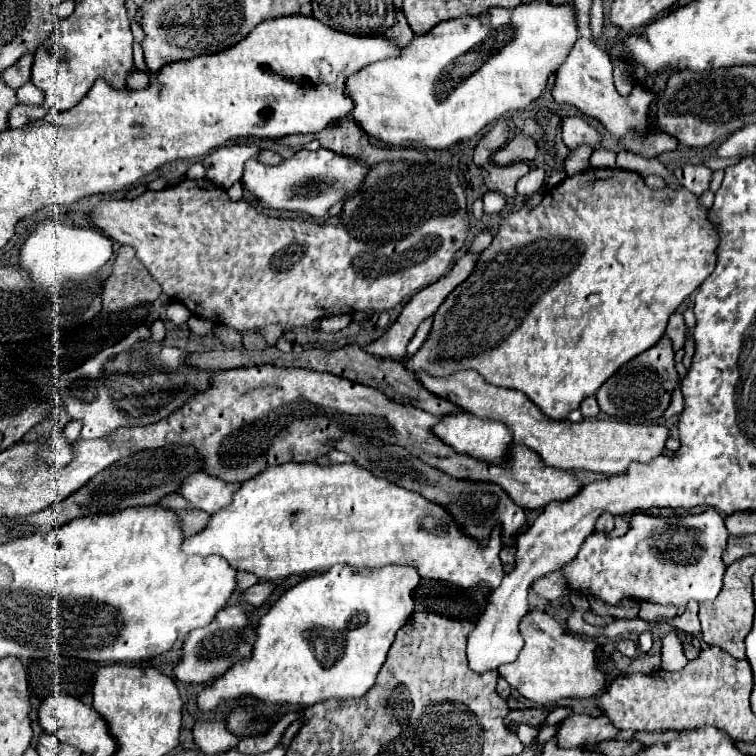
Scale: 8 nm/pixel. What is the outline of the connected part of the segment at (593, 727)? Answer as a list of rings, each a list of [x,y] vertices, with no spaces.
[[[569,714],[559,722],[555,732],[557,744],[561,748],[577,748],[583,744],[599,744],[611,740],[619,730],[605,716],[587,716],[587,714]]]

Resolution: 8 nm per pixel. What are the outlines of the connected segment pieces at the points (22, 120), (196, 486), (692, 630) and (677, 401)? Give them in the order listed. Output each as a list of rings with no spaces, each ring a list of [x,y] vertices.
[[[15,104],[9,112],[9,126],[11,128],[21,128],[37,118],[43,118],[47,112],[43,106],[31,106],[31,104]]]
[[[195,472],[181,484],[177,494],[187,498],[195,508],[213,514],[231,504],[237,488],[241,488],[241,484],[225,484],[223,480],[217,480],[217,476]]]
[[[691,600],[681,616],[671,618],[662,617],[657,619],[656,622],[667,623],[669,626],[675,626],[677,630],[683,630],[683,632],[689,632],[689,634],[699,634],[701,626],[699,626],[697,610],[699,610],[699,604],[695,600]]]
[[[675,386],[675,390],[673,390],[673,400],[671,400],[671,404],[669,404],[669,408],[665,410],[665,418],[671,418],[671,416],[677,416],[677,414],[681,414],[683,412],[683,394],[681,394],[681,390],[679,390],[679,386]]]

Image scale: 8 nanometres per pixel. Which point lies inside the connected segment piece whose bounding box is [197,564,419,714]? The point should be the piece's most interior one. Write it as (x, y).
(325, 639)

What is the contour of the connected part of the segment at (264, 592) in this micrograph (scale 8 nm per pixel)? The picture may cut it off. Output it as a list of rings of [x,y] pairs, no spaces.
[[[259,582],[255,588],[249,588],[245,594],[243,594],[243,602],[247,604],[253,604],[253,606],[261,606],[269,596],[271,592],[277,588],[277,584],[273,582]]]

